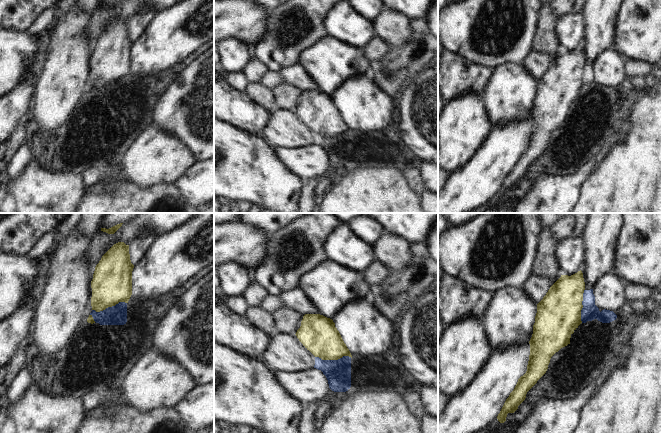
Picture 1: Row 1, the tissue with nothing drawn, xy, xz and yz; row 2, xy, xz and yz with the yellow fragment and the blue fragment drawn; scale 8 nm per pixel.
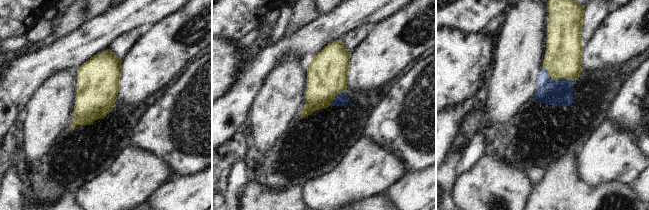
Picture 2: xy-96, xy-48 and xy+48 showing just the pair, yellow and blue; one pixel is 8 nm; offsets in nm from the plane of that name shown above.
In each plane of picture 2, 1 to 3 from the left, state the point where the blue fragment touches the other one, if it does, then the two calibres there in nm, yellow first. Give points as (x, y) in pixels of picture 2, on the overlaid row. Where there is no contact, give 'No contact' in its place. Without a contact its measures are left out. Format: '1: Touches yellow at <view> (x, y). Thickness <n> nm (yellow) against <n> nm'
1: Touches yellow at xy-96 (115, 100). Thickness 360 nm (yellow) against 20 nm
2: Touches yellow at xy-48 (336, 94). Thickness 340 nm (yellow) against 110 nm
3: Touches yellow at xy+48 (555, 79). Thickness 300 nm (yellow) against 200 nm

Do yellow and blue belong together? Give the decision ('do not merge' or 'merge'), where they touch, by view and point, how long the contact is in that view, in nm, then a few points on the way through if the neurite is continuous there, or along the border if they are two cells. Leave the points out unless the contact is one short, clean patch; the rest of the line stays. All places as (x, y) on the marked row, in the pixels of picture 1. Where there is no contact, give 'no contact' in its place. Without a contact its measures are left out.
merge | xz (333, 359) | 300 nm | across xz (318, 334), (327, 345), (333, 359), (338, 372)

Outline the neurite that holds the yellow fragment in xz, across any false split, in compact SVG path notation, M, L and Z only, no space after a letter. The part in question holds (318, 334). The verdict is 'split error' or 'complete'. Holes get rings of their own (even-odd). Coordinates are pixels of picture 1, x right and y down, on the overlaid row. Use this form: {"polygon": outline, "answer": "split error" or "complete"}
{"polygon": "M305 314L295 335L315 356L314 368L323 372L329 388L334 392L348 391L352 355L333 320L320 314Z", "answer": "split error"}

